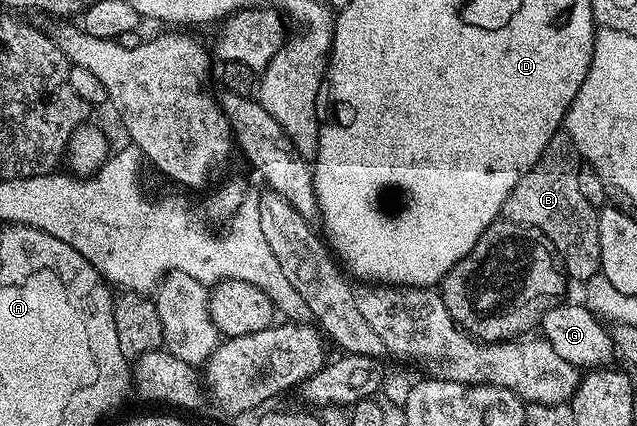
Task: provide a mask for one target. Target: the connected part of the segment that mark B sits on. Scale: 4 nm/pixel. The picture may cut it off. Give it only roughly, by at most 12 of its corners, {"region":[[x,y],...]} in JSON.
{"region":[[557,132],[501,216],[541,232],[570,281],[601,271],[583,161]]}

